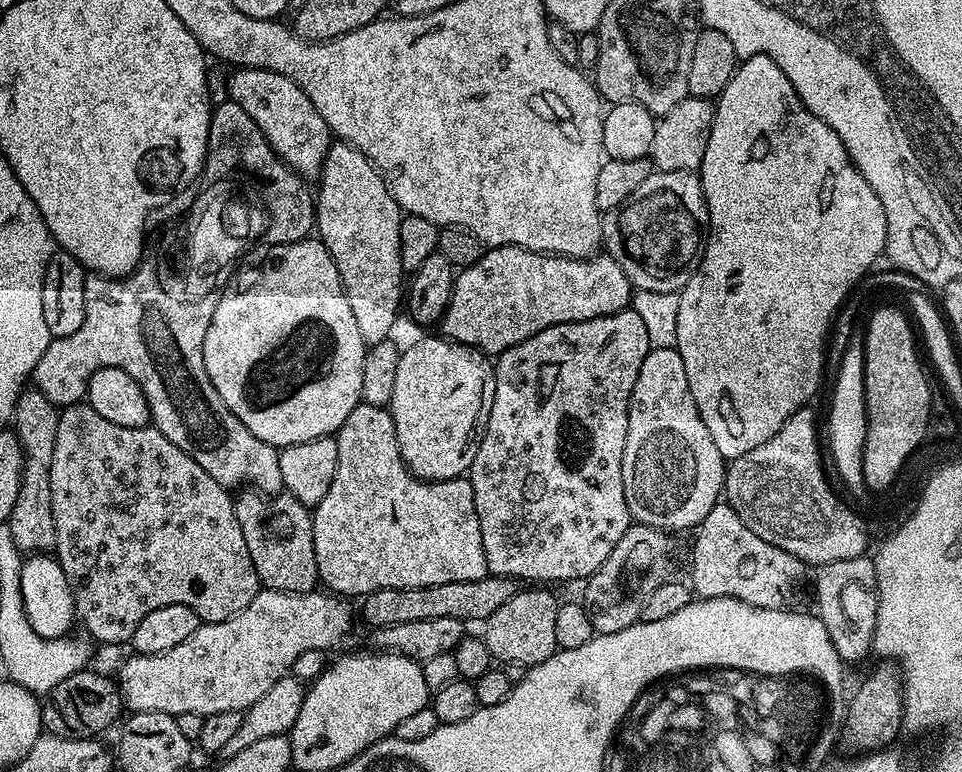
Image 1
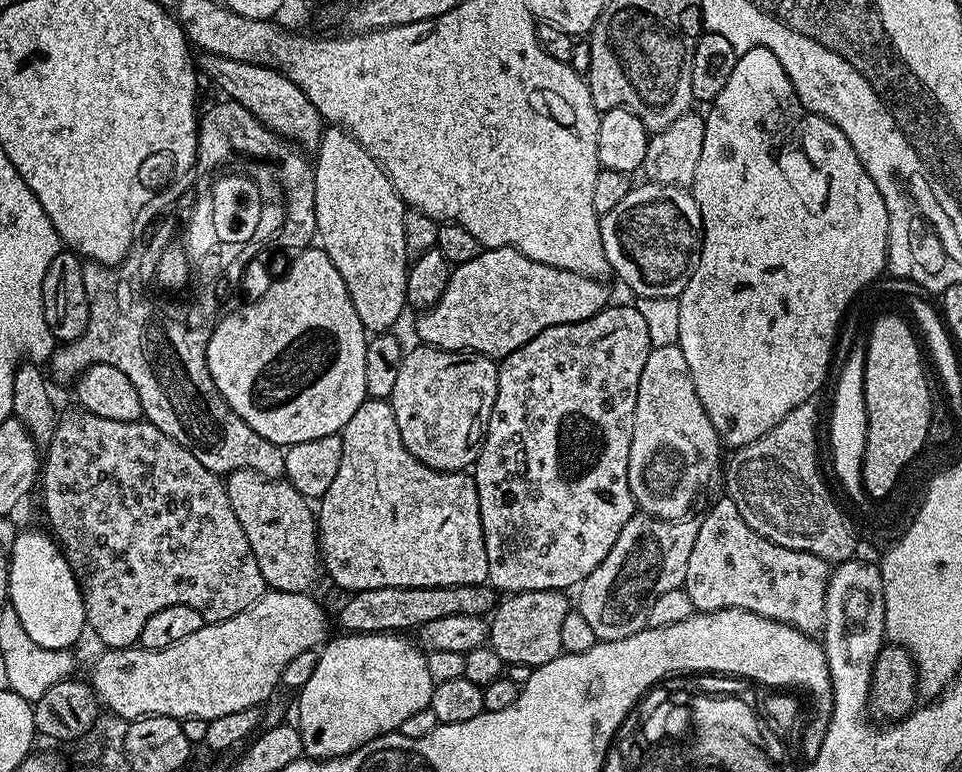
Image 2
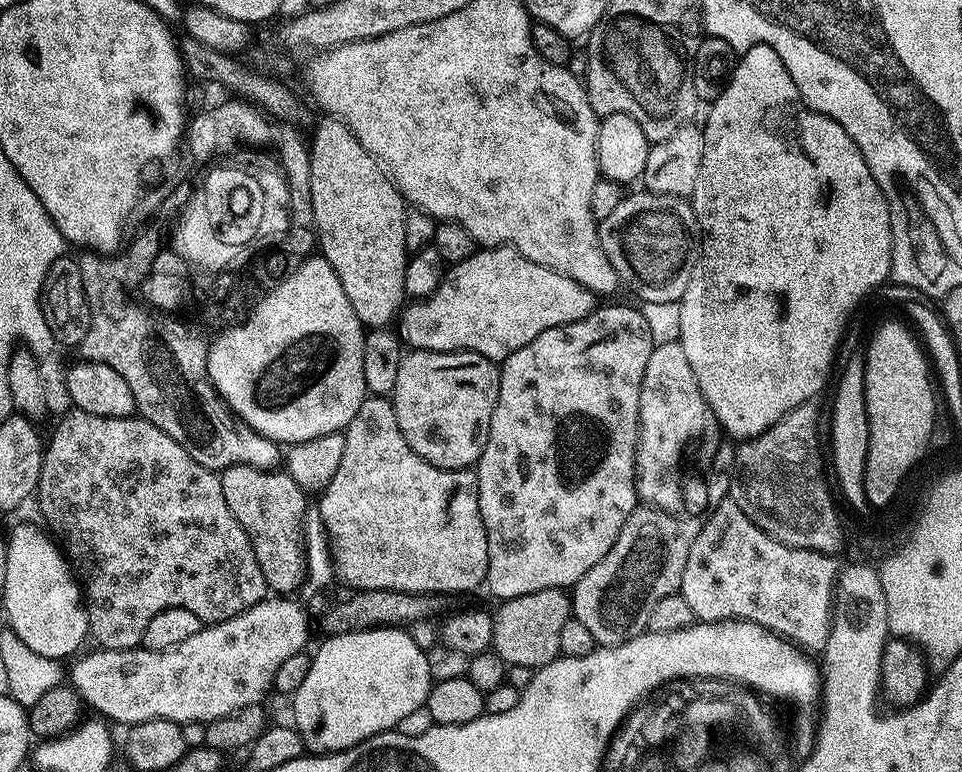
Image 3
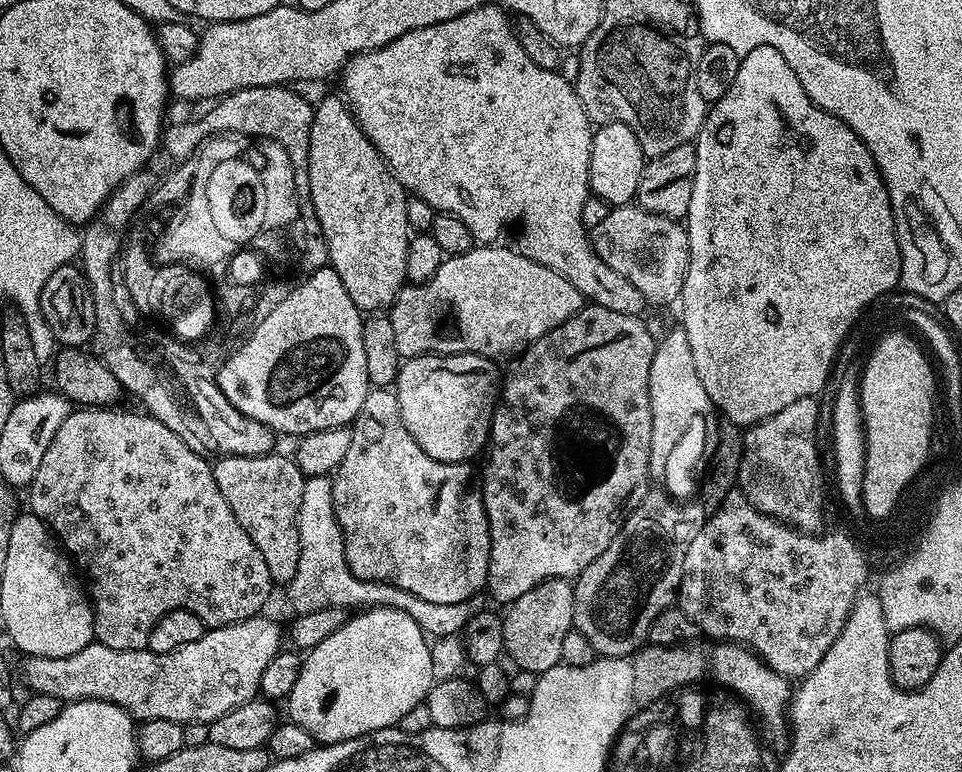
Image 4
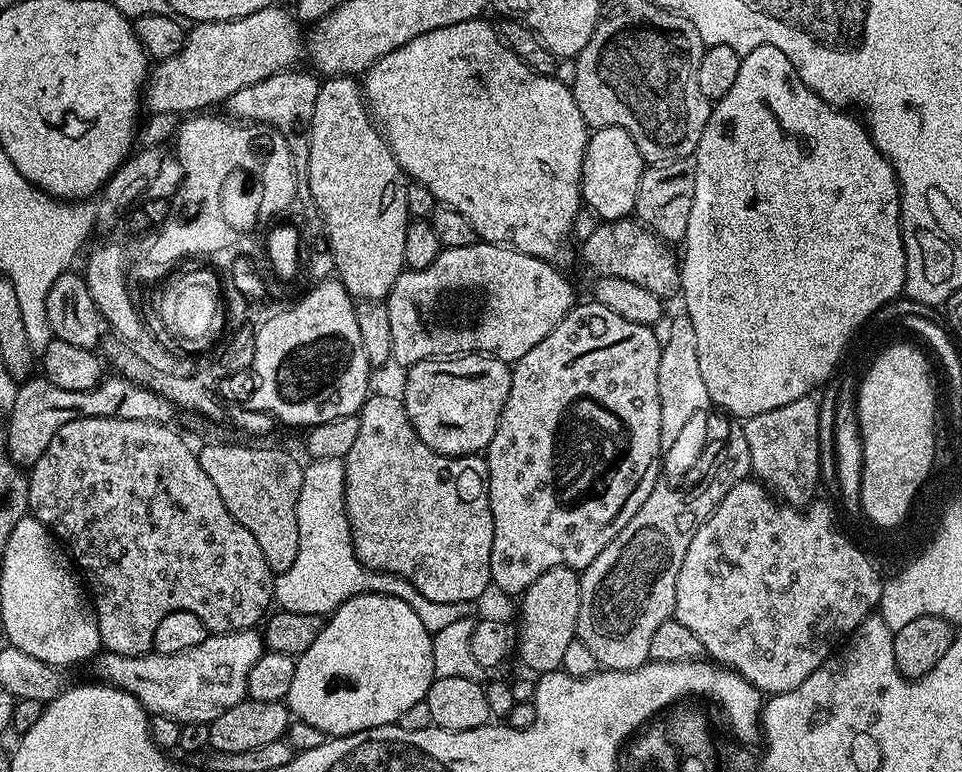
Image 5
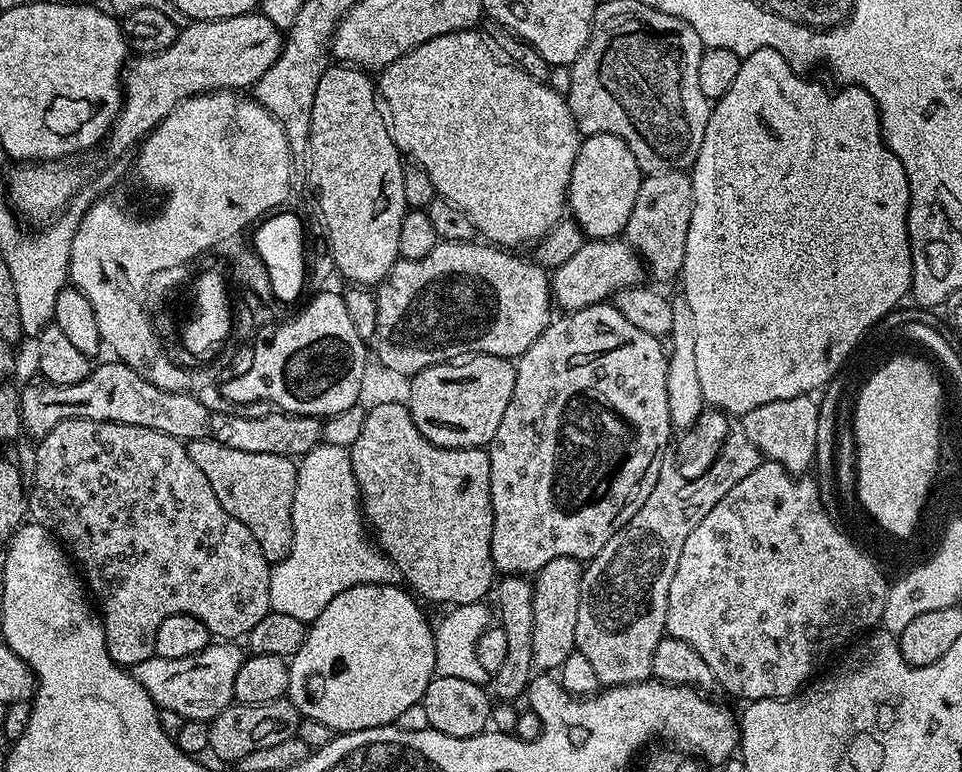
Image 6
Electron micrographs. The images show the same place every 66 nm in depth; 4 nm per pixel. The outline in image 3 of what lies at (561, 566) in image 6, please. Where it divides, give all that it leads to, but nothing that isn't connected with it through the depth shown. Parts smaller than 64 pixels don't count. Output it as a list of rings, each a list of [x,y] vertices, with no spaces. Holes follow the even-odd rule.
[[[563,588],[534,590],[534,594],[522,594],[522,598],[510,598],[495,610],[492,648],[505,664],[542,668],[560,656],[558,641],[562,639],[562,626],[573,619],[572,602]]]

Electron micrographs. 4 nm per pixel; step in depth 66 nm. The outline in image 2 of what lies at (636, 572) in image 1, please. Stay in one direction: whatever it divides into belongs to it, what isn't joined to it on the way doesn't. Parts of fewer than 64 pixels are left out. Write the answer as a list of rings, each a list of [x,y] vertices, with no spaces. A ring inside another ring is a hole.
[[[634,514],[626,526],[622,526],[622,534],[618,534],[618,542],[610,549],[610,554],[602,558],[596,569],[578,586],[580,604],[578,611],[596,635],[597,641],[621,640],[630,638],[630,634],[638,634],[648,627],[650,606],[661,594],[670,590],[678,590],[684,586],[686,565],[690,562],[690,550],[694,550],[694,538],[698,538],[700,520],[694,518],[682,520],[663,520],[657,516]]]

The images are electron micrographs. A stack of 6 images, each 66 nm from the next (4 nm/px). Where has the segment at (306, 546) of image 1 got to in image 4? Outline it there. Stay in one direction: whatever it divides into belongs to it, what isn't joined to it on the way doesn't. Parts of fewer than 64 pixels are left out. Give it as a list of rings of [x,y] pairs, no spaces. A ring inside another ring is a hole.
[[[276,455],[222,456],[212,464],[212,473],[214,482],[218,482],[218,490],[222,490],[222,498],[226,498],[226,506],[234,510],[234,518],[238,518],[238,522],[250,534],[254,546],[258,546],[258,554],[262,554],[266,570],[270,570],[273,585],[287,586],[294,578],[294,574],[298,574],[300,535],[296,519],[302,506],[302,486],[306,477],[291,455]]]

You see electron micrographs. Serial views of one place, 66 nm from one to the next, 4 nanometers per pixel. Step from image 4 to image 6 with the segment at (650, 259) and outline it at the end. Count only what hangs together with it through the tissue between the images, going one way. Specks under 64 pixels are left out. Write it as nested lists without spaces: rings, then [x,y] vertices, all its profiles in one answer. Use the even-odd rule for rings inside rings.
[[[624,238],[611,240],[589,239],[567,262],[554,269],[550,276],[552,298],[557,309],[565,313],[577,312],[586,306],[605,303],[615,297],[621,288],[639,285],[646,276],[646,265],[640,253],[632,249]]]

